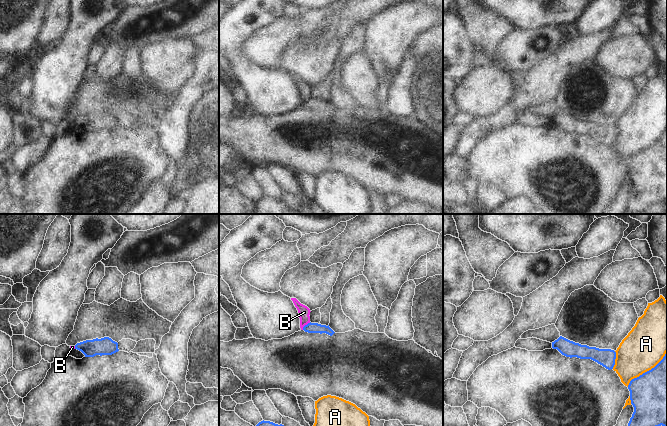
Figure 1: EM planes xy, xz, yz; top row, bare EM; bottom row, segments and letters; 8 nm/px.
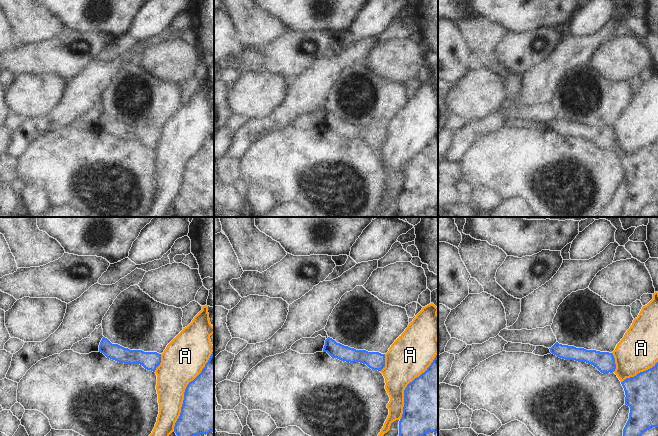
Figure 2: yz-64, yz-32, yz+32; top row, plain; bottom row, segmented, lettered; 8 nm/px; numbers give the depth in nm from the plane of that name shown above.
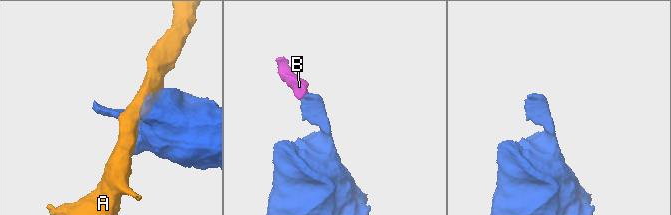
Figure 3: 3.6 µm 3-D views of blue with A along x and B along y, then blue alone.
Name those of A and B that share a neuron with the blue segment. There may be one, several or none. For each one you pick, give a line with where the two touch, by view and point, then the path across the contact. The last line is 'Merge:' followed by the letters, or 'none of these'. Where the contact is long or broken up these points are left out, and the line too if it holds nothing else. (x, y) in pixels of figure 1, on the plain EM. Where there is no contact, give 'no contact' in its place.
Merge: none of these

